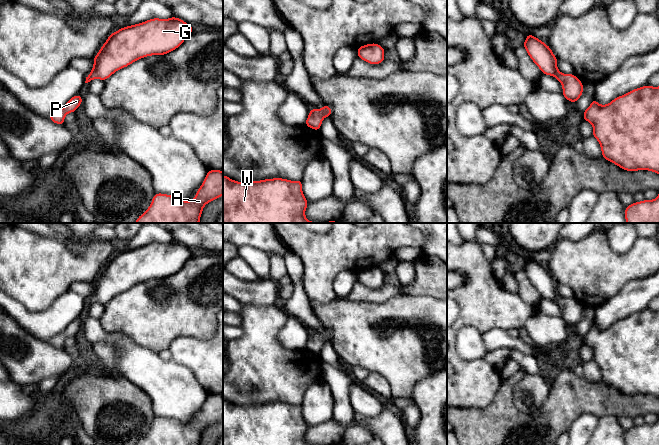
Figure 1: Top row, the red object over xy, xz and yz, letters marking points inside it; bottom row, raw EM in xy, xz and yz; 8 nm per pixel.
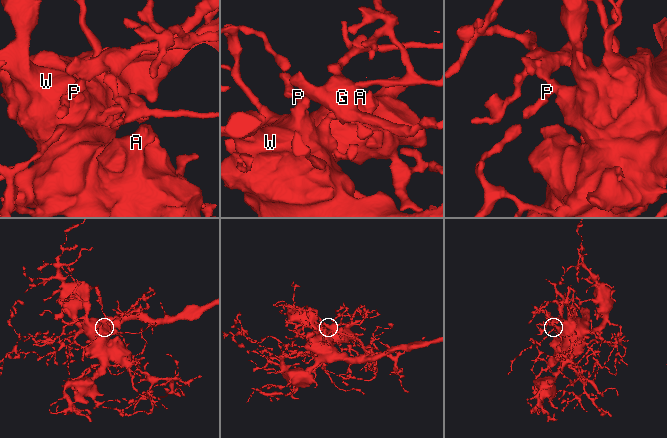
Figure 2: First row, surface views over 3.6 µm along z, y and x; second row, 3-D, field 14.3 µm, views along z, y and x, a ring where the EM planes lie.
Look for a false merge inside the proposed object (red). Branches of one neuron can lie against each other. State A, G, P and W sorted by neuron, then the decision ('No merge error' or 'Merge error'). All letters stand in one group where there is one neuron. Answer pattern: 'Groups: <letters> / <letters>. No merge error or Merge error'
Groups: A G P W. No merge error

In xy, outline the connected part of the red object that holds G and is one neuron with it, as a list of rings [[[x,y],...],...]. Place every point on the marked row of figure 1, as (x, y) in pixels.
[[[174,16],[169,19],[153,18],[139,24],[123,27],[108,37],[94,57],[93,69],[86,77],[85,83],[92,79],[105,81],[119,69],[127,67],[138,59],[151,55],[165,55],[181,46],[194,29],[193,26]]]

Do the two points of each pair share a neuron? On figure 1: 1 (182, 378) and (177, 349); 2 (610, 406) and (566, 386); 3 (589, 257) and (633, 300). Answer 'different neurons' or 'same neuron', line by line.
1: different neurons
2: same neuron
3: different neurons

